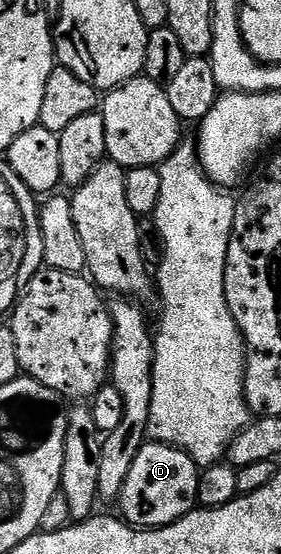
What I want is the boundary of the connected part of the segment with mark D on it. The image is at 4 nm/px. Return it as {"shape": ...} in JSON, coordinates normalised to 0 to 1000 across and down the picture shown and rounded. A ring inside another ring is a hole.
{"shape":[[[512,800],[509,810],[459,841],[459,863],[431,884],[416,915],[448,944],[502,955],[584,953],[648,931],[690,924],[708,910],[705,874],[715,847],[644,810],[612,801]]]}

